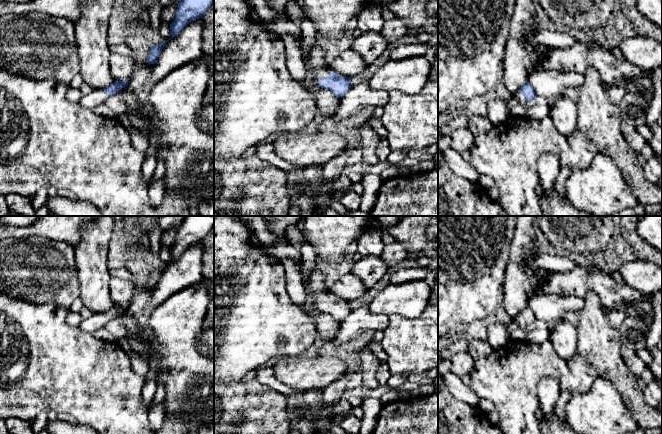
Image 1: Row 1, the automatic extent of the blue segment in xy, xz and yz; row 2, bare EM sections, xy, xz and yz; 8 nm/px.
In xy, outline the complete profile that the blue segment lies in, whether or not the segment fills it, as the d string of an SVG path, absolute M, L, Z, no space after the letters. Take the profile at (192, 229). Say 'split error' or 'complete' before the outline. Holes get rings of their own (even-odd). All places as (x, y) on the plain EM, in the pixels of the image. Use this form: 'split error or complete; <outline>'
complete; M184 216L179 223L174 245L169 249L171 262L192 245L203 240L214 227L214 216Z

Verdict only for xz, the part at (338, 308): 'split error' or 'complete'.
split error

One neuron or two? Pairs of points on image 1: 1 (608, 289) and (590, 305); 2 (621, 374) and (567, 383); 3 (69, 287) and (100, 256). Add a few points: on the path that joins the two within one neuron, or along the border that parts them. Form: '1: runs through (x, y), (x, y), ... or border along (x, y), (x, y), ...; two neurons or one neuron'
1: border along (589, 290), (597, 296), (603, 307); two neurons
2: border along (593, 367), (599, 376); two neurons
3: border along (74, 256), (80, 296); two neurons

